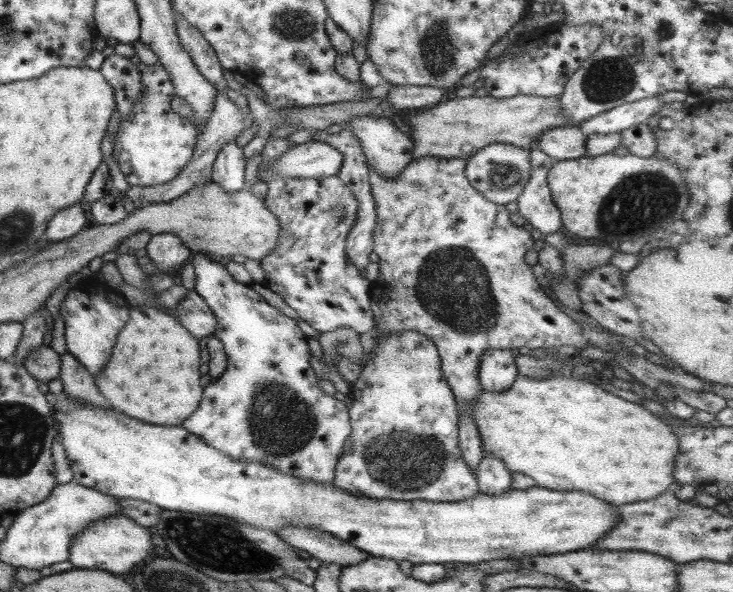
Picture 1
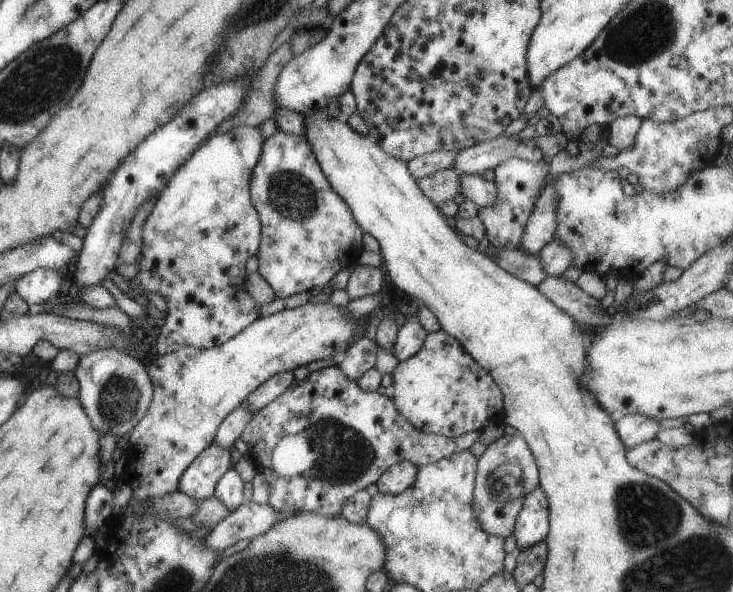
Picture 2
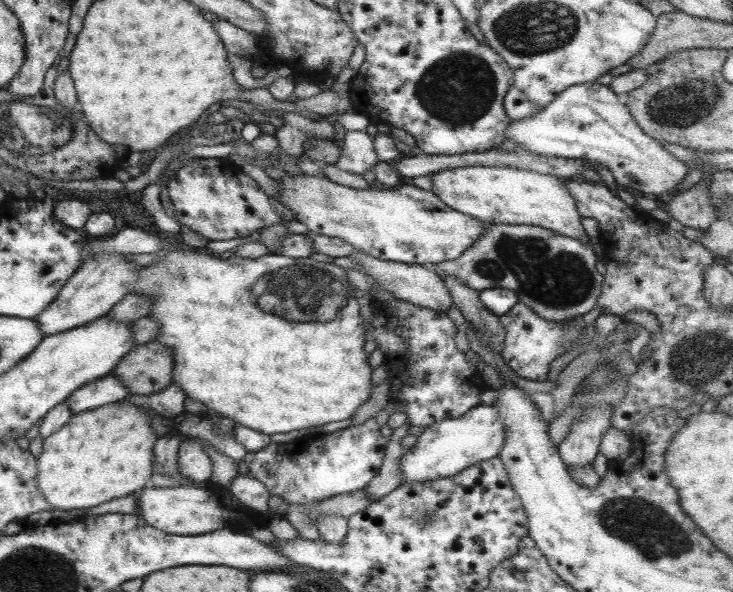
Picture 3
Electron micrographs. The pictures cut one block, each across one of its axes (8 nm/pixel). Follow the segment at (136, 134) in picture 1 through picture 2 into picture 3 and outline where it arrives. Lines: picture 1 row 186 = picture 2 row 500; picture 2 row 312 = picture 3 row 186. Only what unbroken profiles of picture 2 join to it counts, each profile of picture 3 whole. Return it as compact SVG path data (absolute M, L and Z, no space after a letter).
M286 170L277 181L274 196L287 210L295 214L294 220L305 224L310 233L338 238L350 244L352 250L364 252L379 260L388 260L403 264L437 264L458 257L479 235L485 222L481 222L461 212L451 210L431 191L419 189L413 185L400 185L398 189L354 189L343 186L325 177L306 174L299 175L294 170Z

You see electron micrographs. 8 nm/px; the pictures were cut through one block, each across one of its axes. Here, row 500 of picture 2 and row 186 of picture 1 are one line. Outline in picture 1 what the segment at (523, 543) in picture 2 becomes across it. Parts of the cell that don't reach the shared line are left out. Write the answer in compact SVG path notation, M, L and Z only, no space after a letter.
M531 149L529 154L530 175L524 184L521 194L517 197L517 212L526 220L526 226L532 230L535 235L542 236L555 232L561 228L560 214L557 207L553 204L551 192L546 183L548 169L553 164L557 164L557 159L546 156L541 150Z

